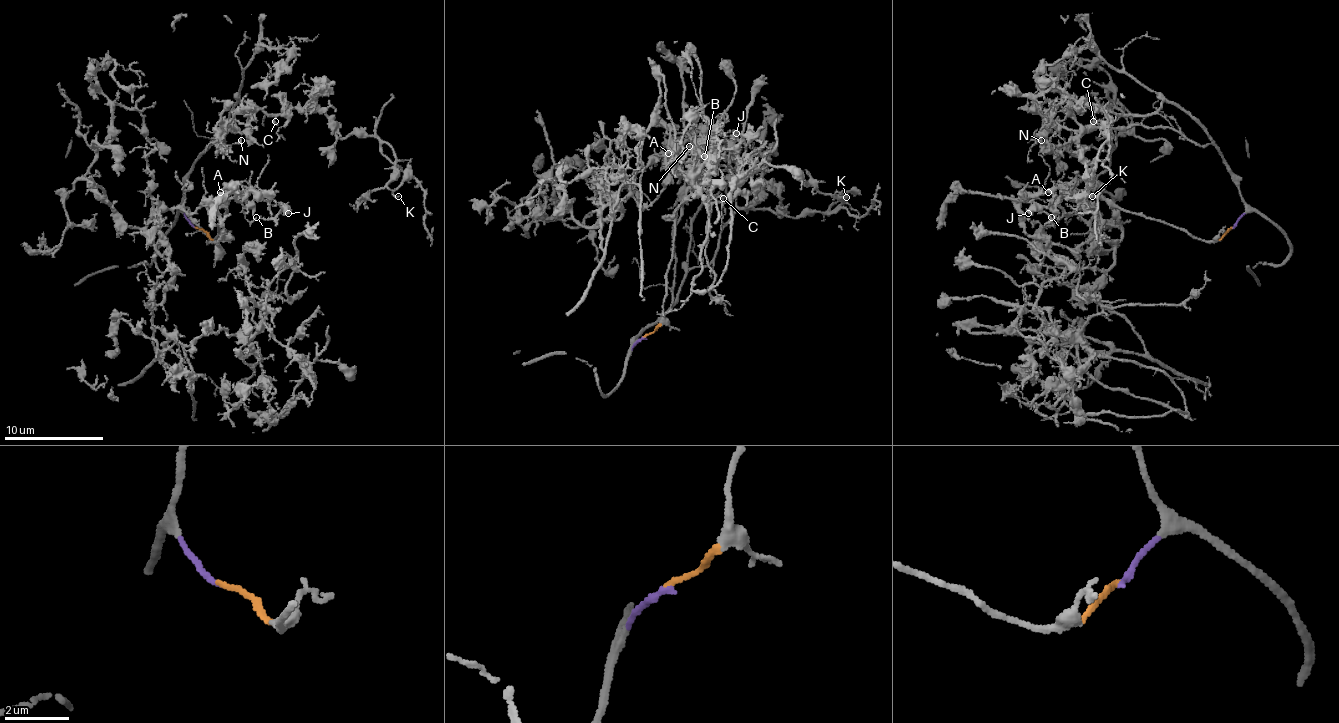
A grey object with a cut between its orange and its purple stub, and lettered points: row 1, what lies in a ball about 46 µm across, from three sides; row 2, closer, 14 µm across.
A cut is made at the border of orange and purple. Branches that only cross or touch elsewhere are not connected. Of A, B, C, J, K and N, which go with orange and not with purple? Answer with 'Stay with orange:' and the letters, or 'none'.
Stay with orange: A, B, J

